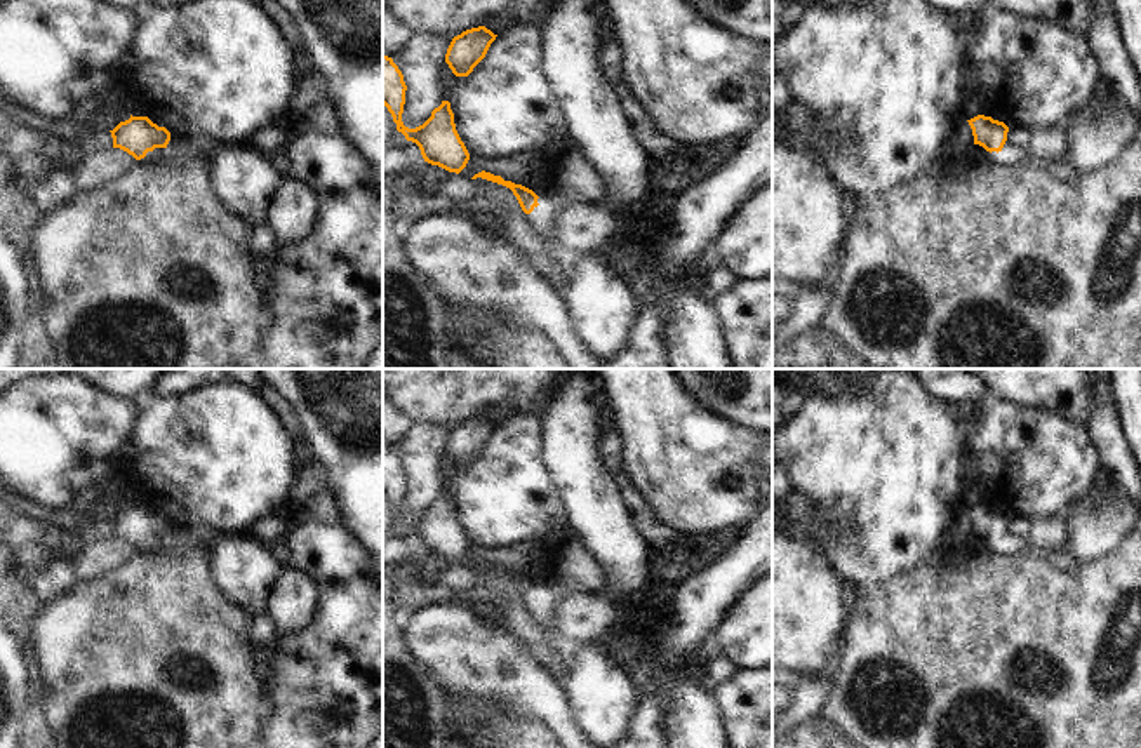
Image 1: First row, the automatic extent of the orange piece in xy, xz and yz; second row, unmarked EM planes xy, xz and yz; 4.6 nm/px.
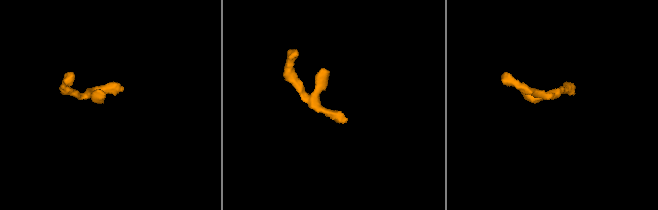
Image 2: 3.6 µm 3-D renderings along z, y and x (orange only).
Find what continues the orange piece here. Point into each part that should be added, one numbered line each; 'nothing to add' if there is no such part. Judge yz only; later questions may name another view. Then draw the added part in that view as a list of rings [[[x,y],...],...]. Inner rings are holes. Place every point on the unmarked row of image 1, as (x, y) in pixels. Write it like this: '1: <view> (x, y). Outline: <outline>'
1: yz (1011, 545). Outline: [[[1007,531],[998,543],[997,541],[990,543],[990,551],[993,551],[995,555],[1005,555],[1005,557],[1028,555],[1028,557],[1045,558],[1047,555],[1047,550],[1037,550],[1028,543],[1026,538],[1011,534]]]

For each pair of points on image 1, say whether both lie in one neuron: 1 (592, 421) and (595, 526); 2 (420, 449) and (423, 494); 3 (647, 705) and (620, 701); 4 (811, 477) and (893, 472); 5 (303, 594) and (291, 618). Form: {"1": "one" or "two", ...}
{"1": "one", "2": "one", "3": "two", "4": "one", "5": "one"}

